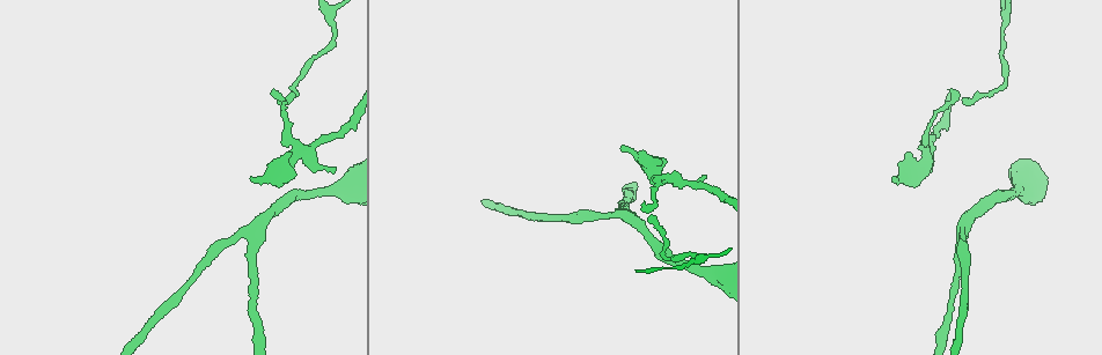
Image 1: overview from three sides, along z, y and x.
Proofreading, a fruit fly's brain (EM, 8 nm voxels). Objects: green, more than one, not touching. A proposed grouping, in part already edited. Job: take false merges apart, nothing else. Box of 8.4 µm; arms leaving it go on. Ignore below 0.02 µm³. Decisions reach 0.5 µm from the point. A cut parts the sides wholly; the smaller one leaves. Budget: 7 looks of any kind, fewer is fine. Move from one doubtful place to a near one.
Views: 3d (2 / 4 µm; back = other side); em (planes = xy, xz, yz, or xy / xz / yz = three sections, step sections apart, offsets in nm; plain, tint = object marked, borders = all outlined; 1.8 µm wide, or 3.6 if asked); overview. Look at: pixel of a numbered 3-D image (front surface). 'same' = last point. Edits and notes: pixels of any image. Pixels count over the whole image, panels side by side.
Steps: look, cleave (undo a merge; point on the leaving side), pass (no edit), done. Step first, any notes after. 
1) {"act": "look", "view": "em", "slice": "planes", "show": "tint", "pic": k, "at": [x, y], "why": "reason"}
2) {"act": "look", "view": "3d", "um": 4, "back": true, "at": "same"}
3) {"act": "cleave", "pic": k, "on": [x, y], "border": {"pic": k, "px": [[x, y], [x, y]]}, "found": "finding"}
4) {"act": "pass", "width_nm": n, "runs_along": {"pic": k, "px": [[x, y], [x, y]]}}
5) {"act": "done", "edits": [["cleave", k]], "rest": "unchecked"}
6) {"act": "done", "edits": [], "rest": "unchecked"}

{"act": "look", "view": "em", "slice": "xz", "step": 4, "show": "tint", "pic": 1, "at": [1005, 83]}

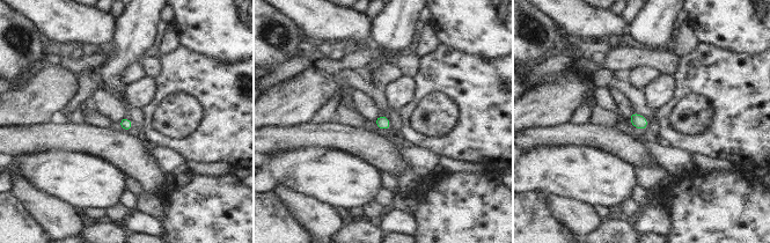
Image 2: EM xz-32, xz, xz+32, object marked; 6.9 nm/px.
{"act": "look", "view": "em", "slice": "planes", "show": "tint", "at": "same", "why": "cut it another way"}

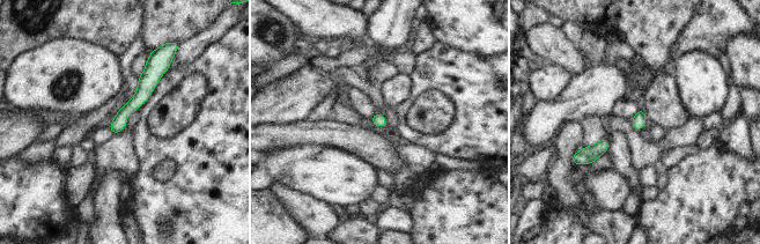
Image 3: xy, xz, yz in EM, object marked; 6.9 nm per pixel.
{"act": "pass", "runs_along": {"pic": 3, "px": [[156, 61], [145, 90], [113, 130]]}, "found": "all the same neuron"}

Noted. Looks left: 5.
{"act": "look", "view": "em", "slice": "planes", "show": "tint", "pic": 1, "at": [331, 12], "why": "narrows sharply"}

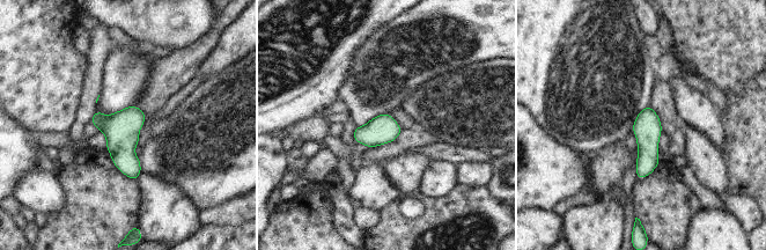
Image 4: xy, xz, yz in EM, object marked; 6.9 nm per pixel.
{"act": "pass", "found": "all the same neuron"}

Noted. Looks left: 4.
{"act": "look", "view": "em", "slice": "planes", "show": "borders", "pic": 1, "at": [625, 213], "why": "a fork"}

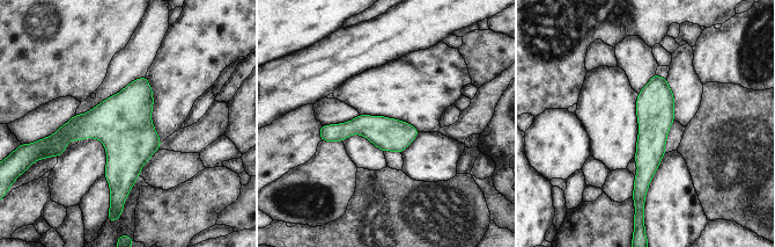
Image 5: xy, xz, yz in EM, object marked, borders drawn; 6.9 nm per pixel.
{"act": "pass", "runs_along": {"pic": 5, "px": [[656, 78], [654, 130], [640, 195]]}, "found": "continuous, no second neuron"}

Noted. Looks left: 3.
{"act": "done", "edits": [], "rest": "unchecked"}

